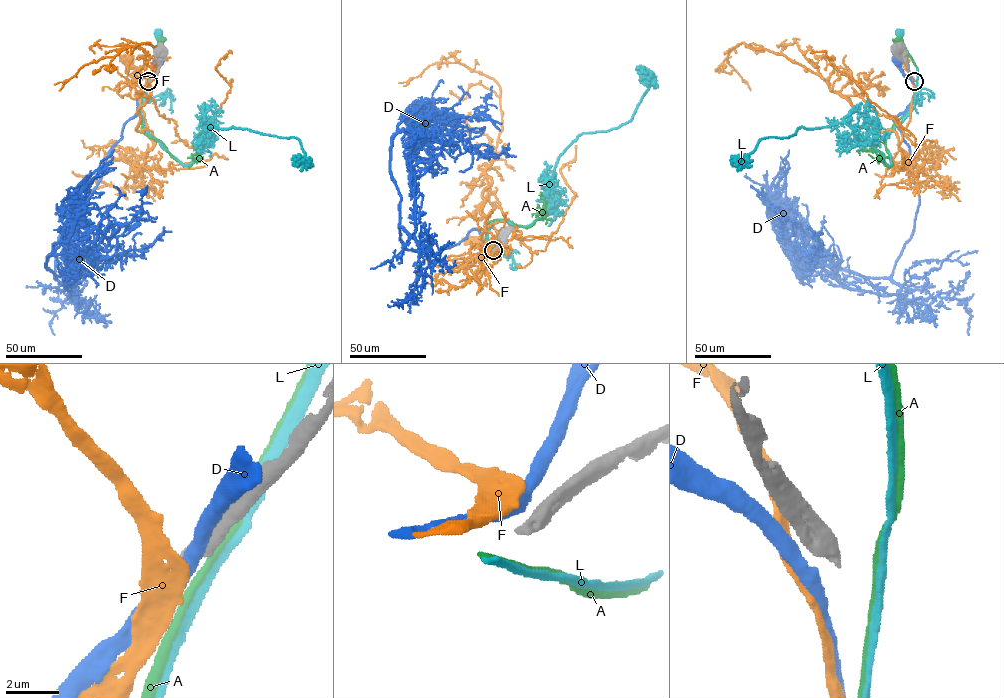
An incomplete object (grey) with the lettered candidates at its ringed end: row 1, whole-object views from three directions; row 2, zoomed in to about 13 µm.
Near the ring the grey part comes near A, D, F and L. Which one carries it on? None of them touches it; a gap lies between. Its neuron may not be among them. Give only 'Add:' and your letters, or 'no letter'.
Add: no letter

